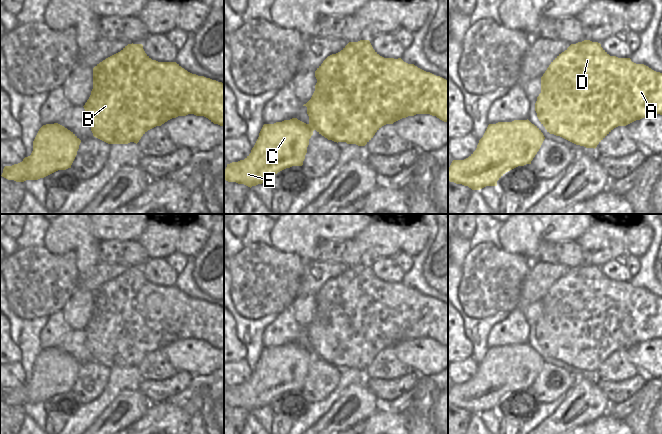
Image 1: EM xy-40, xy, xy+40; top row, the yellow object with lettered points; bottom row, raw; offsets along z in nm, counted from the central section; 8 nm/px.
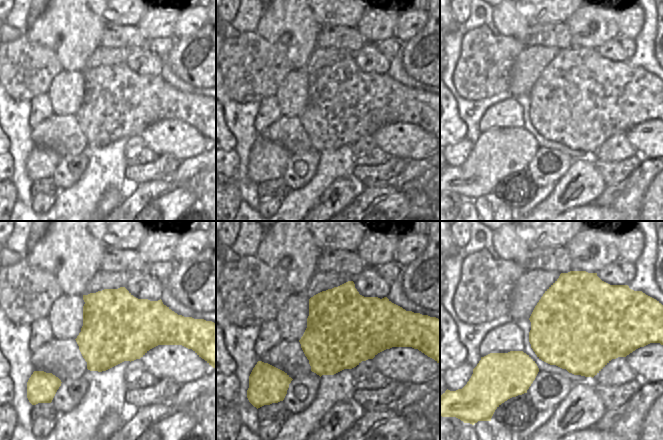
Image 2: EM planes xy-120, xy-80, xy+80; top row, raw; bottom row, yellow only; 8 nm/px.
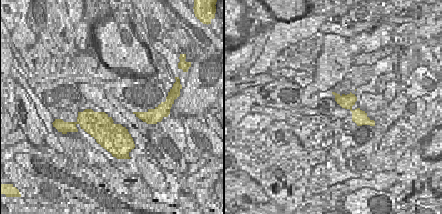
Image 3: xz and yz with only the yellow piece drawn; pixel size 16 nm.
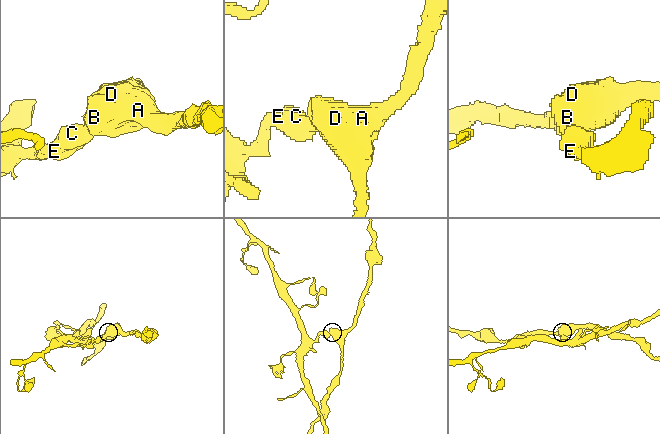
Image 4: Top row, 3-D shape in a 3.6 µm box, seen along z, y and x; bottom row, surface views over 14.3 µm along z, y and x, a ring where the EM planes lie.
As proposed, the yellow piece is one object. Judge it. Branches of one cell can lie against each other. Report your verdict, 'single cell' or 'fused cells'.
fused cells

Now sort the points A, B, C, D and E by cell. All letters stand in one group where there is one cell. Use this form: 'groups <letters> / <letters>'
groups A B D / C E

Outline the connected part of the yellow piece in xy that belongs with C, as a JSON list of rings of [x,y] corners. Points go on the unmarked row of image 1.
[[[297,342],[264,348],[251,377],[244,384],[227,388],[224,394],[224,404],[244,408],[251,412],[269,406],[278,396],[286,392],[302,390],[309,363],[314,354],[312,348],[306,348]]]

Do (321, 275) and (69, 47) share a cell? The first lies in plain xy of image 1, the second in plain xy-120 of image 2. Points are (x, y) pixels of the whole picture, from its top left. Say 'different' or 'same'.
different

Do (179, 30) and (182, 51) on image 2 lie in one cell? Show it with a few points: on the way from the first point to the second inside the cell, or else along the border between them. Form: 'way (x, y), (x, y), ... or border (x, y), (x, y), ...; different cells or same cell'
border (201, 28), (189, 36), (175, 39); different cells

